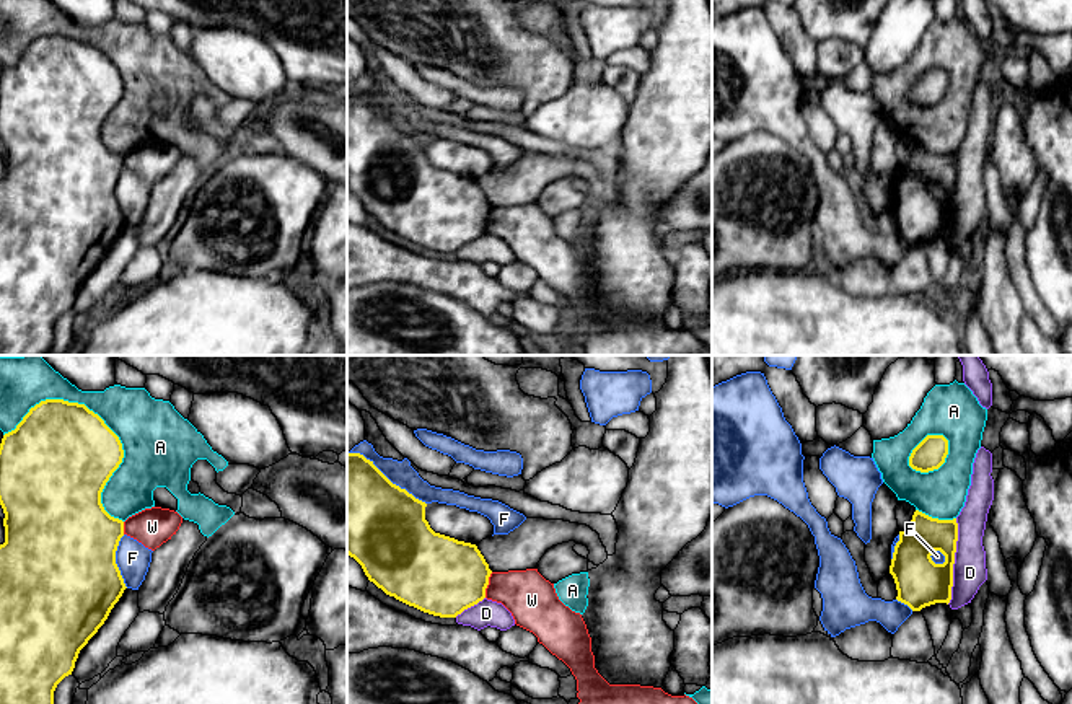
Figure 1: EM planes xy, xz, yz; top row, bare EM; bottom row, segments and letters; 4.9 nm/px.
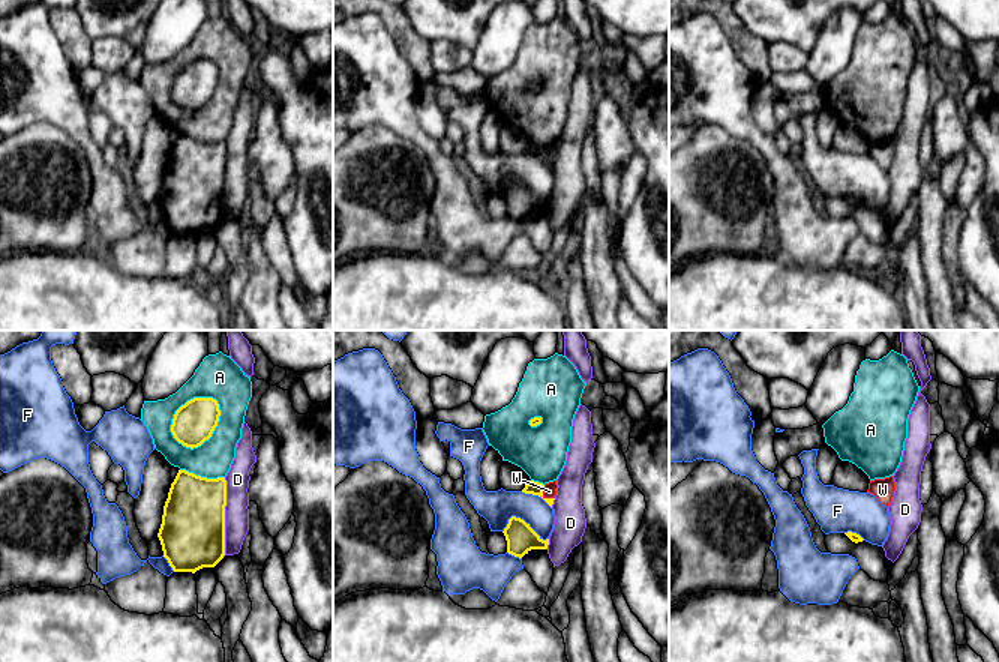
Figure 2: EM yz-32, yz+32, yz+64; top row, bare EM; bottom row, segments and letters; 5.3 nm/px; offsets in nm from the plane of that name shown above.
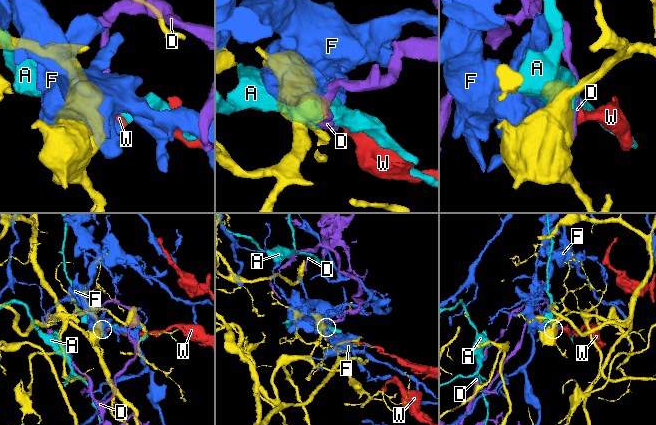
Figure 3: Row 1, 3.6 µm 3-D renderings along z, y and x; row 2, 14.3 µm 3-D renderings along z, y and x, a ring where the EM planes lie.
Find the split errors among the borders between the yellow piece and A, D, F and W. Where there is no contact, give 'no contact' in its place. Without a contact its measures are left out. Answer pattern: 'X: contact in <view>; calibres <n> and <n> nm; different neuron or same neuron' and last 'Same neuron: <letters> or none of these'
A: contact in xy; calibres 500 and 320 nm; different neuron
D: contact in yz; calibres 240 and 170 nm; different neuron
F: contact in xz; calibres 480 and 120 nm; different neuron
W: contact in xz; calibres 380 and 240 nm; different neuron
Same neuron: none of these

